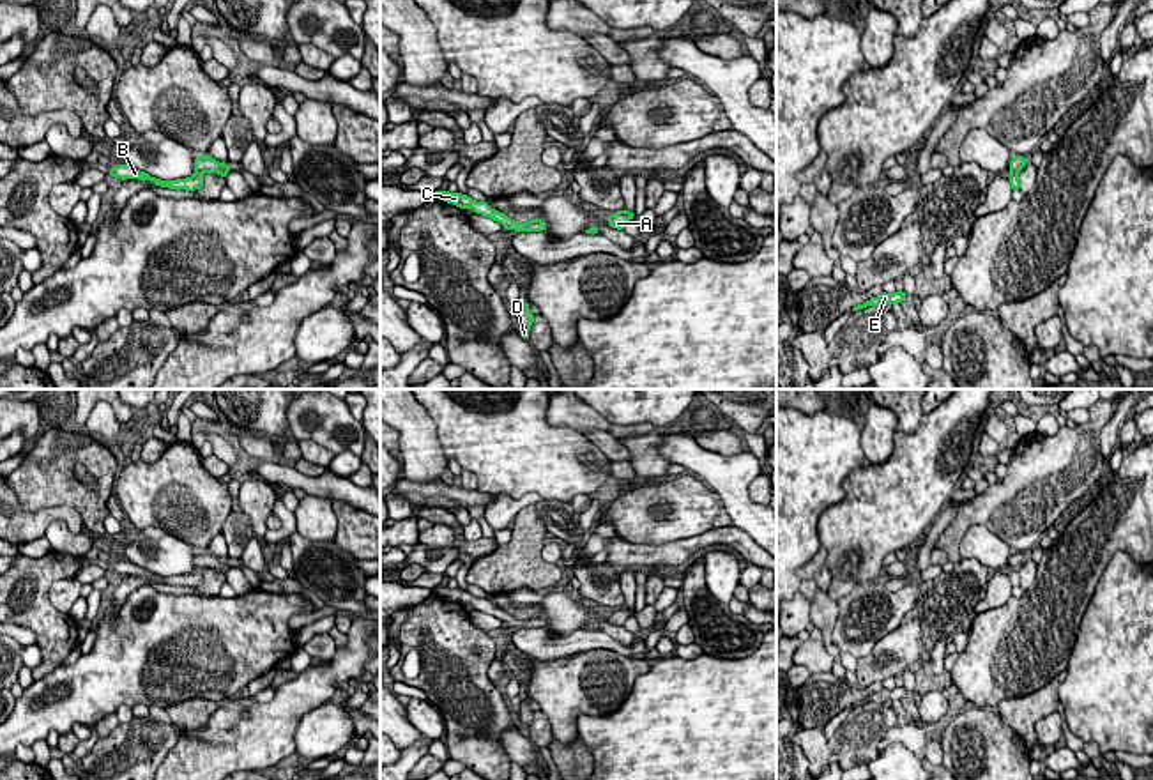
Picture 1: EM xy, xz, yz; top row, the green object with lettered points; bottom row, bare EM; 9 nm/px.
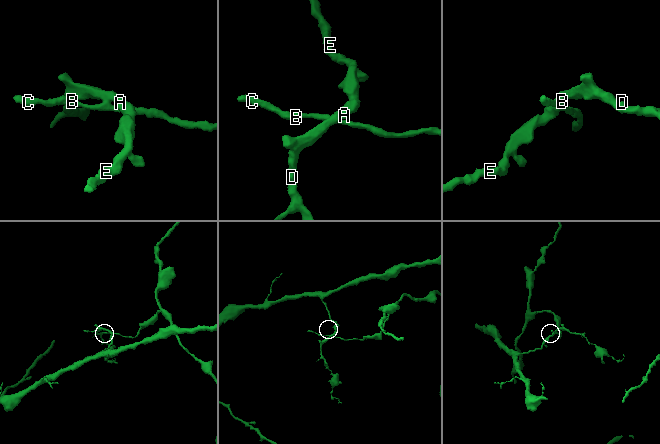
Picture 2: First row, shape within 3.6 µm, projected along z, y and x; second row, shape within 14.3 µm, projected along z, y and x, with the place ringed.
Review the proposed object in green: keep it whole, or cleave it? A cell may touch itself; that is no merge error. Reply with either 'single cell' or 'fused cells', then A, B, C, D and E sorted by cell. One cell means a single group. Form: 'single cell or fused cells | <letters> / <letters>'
fused cells | A D E / B C

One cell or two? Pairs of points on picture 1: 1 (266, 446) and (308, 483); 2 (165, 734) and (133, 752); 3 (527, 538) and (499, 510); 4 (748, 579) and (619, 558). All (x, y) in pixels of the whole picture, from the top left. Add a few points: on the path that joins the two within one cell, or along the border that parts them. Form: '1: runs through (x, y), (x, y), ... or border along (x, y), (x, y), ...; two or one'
1: border along (264, 460), (280, 462); two
2: runs through (158, 738), (140, 745); one
3: border along (534, 503), (522, 508), (508, 527); two
4: border along (750, 563), (757, 566); two

